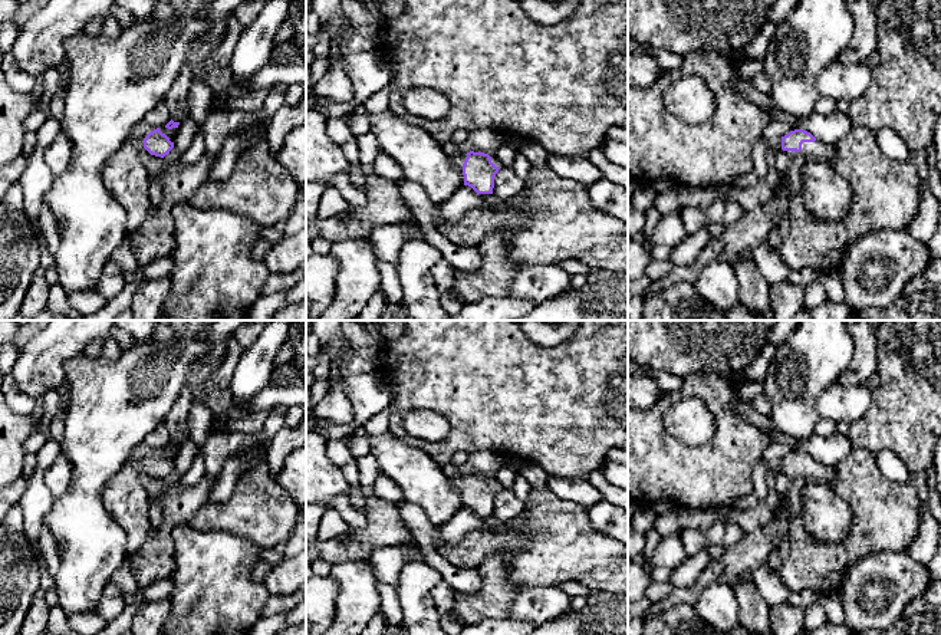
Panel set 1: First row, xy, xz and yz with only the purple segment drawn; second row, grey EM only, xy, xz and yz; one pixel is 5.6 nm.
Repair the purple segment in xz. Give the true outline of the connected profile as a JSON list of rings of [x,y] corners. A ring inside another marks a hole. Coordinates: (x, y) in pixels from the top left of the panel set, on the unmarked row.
[[[470,473],[450,478],[450,481],[460,493],[463,507],[468,507],[486,519],[493,516],[494,499],[501,490],[496,477]]]

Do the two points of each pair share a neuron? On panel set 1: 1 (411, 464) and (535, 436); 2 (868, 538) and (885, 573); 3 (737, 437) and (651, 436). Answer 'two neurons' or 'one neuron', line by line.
1: two neurons
2: two neurons
3: one neuron

